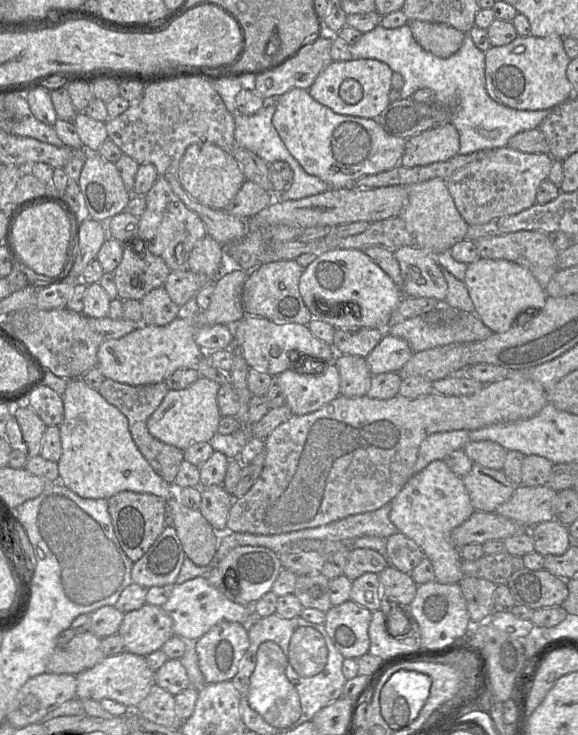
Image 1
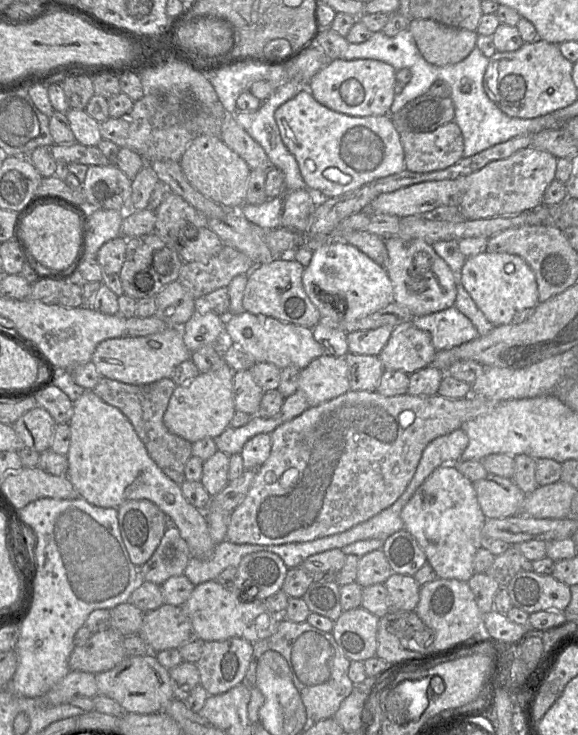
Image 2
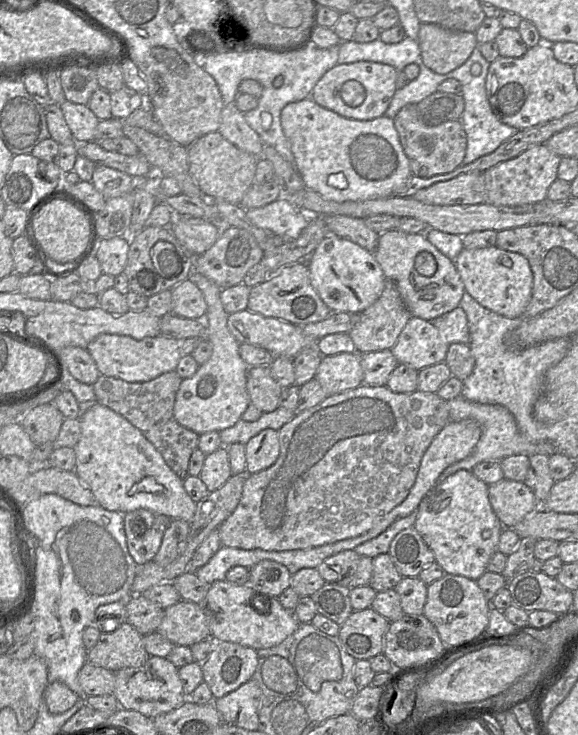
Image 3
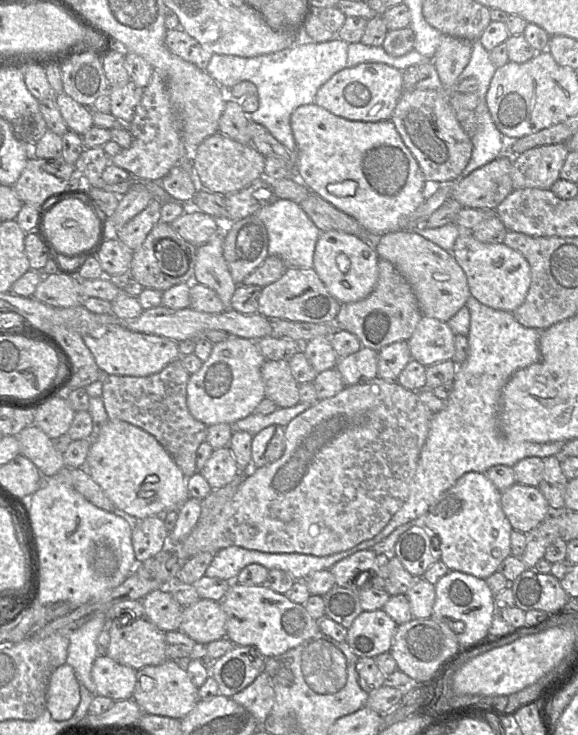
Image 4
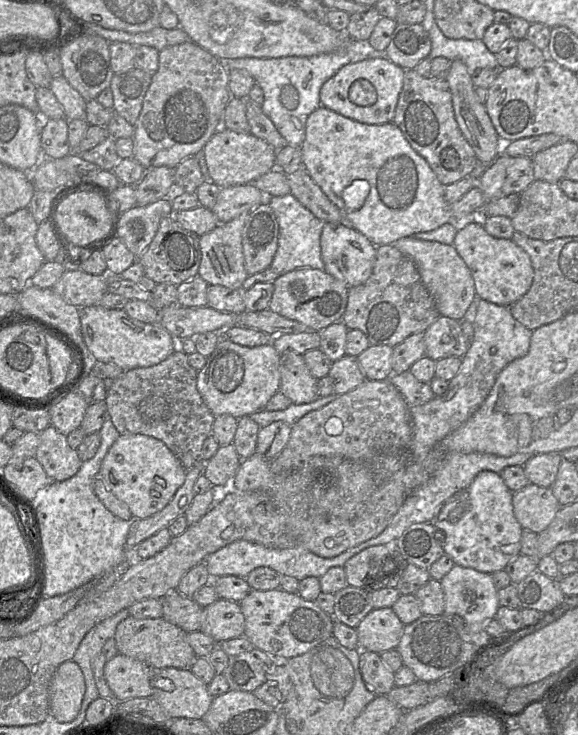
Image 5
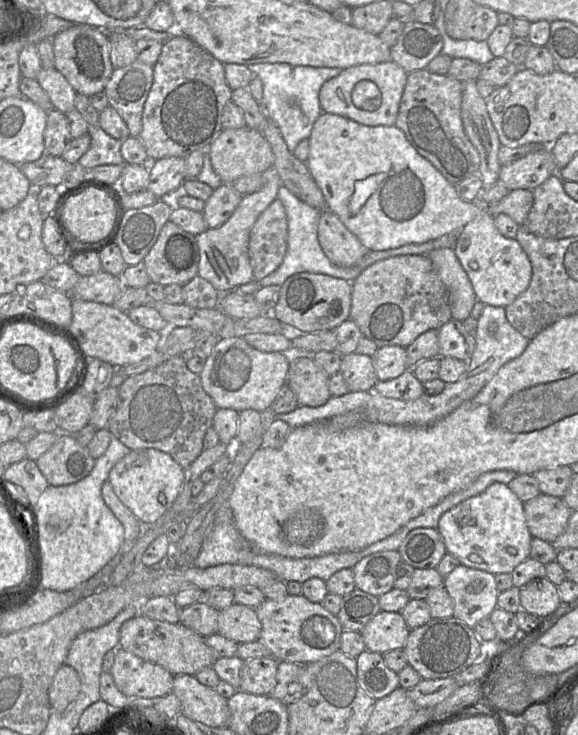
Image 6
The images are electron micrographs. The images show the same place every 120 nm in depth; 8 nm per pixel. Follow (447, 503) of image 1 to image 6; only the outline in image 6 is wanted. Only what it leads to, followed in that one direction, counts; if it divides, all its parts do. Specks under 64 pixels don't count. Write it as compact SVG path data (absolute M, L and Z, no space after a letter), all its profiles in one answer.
M502 483L491 484L483 493L445 512L439 519L437 529L443 537L447 553L469 568L483 570L493 575L511 574L520 563L530 557L533 536L526 523L524 503L507 485Z

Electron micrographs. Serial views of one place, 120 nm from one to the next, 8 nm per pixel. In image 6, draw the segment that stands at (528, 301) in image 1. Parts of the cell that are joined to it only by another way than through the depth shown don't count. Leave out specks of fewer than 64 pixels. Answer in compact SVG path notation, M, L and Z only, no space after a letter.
M486 209L456 234L455 254L473 286L477 300L485 305L506 307L529 286L532 266L528 255L516 238L503 236Z

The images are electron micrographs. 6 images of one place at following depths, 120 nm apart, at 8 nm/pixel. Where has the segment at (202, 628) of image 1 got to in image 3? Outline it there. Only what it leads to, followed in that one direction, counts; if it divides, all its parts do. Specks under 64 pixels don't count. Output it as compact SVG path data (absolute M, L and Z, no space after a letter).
M225 579L211 583L207 595L198 603L208 619L210 638L259 650L278 645L297 629L299 621L276 597L253 600L255 596L257 592L248 585L234 584Z

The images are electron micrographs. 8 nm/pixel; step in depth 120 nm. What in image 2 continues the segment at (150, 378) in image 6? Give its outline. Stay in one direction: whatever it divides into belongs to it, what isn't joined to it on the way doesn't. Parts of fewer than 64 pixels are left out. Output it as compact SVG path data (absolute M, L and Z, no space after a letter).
M101 377L92 391L106 403L118 408L129 419L150 458L167 477L181 485L186 480L184 468L192 456L192 443L171 433L163 422L164 413L176 387L171 378L163 378L147 385L132 385Z

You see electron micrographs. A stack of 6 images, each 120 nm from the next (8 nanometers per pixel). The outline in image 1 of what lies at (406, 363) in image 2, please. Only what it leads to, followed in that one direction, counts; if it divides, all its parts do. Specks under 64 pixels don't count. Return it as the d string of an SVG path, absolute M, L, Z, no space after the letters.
M385 333L381 341L366 357L372 375L386 372L400 374L403 366L413 356L409 344L398 337Z

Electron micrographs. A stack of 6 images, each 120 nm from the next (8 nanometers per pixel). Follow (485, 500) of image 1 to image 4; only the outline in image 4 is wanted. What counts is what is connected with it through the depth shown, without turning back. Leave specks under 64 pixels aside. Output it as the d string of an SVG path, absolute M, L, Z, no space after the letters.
M515 483L501 492L501 506L514 530L529 533L552 512L538 487Z

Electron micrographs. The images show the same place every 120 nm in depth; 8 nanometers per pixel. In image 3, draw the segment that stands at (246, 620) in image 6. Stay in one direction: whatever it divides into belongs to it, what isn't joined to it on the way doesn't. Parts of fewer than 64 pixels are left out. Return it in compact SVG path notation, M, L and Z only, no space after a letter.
M180 600L164 609L157 632L174 645L192 646L210 638L208 619L198 603Z

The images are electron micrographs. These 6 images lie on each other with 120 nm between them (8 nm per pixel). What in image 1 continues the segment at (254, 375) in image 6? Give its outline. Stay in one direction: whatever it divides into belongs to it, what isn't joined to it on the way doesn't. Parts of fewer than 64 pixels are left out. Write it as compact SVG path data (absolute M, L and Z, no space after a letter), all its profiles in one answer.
M200 376L184 389L169 390L147 420L149 433L156 439L182 450L198 442L209 442L218 433L222 418L217 404L219 388L220 385L215 381Z

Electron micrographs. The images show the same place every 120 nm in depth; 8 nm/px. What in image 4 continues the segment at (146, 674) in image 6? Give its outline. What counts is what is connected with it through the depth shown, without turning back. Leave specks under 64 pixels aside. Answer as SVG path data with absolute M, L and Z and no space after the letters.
M98 655L91 676L98 695L119 701L132 698L136 672L134 668L120 664L106 655Z

